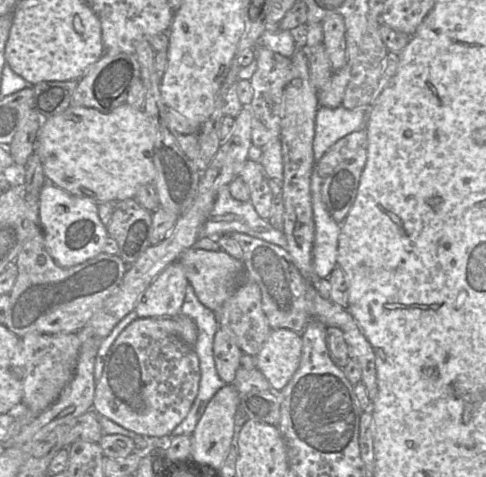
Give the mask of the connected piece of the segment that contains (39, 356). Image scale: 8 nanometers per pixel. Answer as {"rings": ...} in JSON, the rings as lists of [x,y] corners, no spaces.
{"rings":[[[77,333],[26,334],[20,338],[23,352],[23,397],[21,404],[40,414],[53,404],[74,375],[81,341]]]}

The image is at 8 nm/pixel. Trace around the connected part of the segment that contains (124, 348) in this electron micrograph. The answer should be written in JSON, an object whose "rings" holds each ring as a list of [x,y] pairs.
{"rings":[[[138,317],[108,350],[102,376],[96,382],[92,409],[139,435],[168,436],[189,413],[200,377],[194,347],[182,340],[173,317]]]}

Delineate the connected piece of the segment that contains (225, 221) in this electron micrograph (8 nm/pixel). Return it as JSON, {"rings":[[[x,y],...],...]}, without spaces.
{"rings":[[[225,185],[220,188],[213,209],[202,227],[202,236],[207,237],[200,237],[193,247],[204,250],[221,251],[222,248],[218,244],[216,237],[232,232],[245,233],[287,250],[287,240],[284,232],[273,228],[268,220],[261,218],[250,200],[239,201],[233,198],[229,186]]]}

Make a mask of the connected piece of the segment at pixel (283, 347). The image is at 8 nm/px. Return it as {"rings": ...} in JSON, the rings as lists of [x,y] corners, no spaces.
{"rings":[[[271,329],[262,349],[255,356],[256,368],[274,390],[282,390],[296,372],[301,358],[301,333],[290,329]]]}

